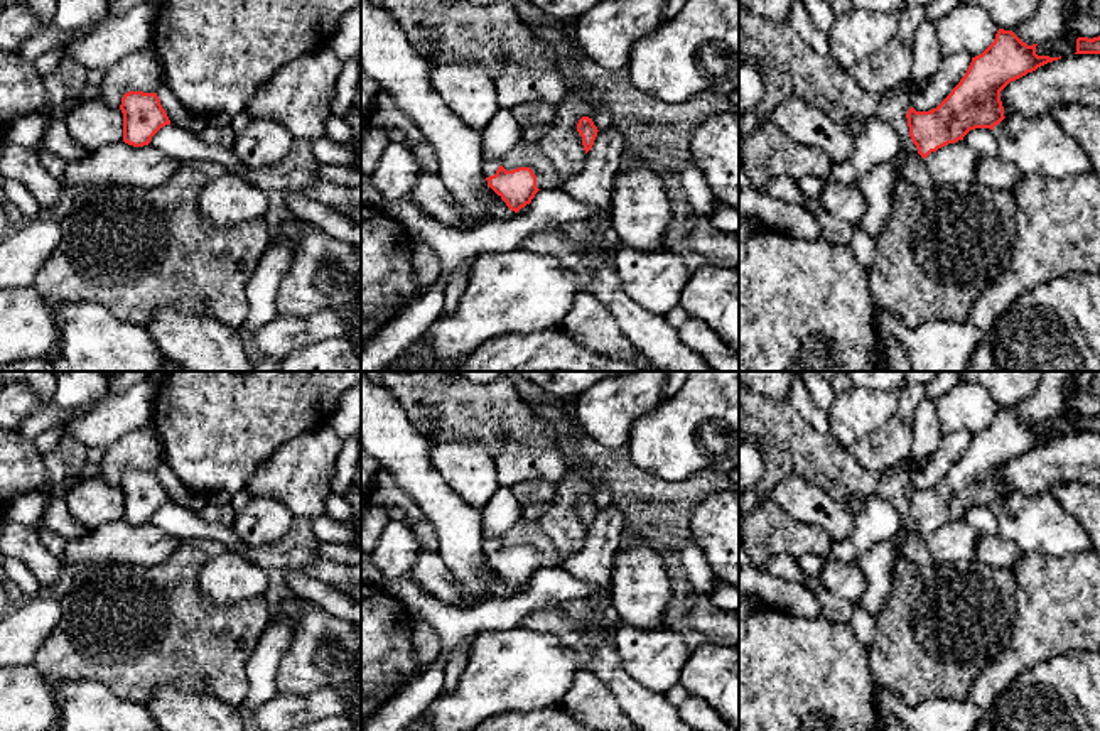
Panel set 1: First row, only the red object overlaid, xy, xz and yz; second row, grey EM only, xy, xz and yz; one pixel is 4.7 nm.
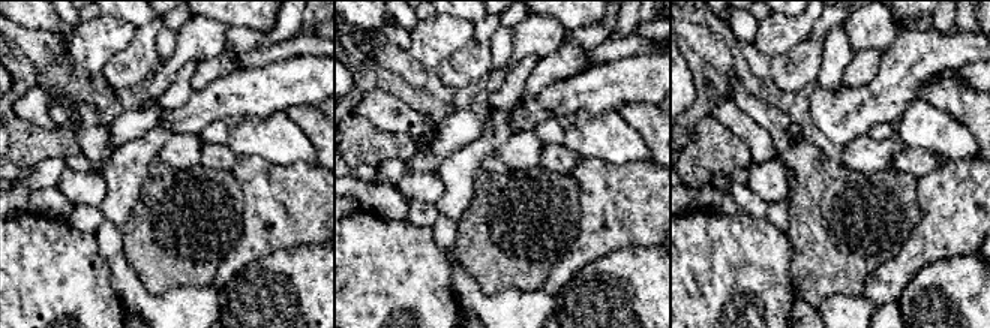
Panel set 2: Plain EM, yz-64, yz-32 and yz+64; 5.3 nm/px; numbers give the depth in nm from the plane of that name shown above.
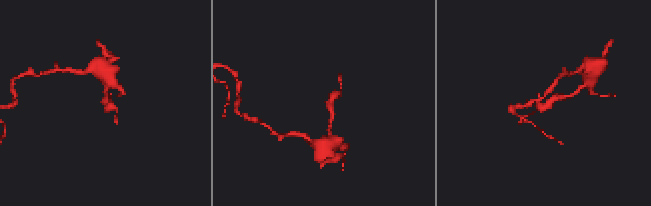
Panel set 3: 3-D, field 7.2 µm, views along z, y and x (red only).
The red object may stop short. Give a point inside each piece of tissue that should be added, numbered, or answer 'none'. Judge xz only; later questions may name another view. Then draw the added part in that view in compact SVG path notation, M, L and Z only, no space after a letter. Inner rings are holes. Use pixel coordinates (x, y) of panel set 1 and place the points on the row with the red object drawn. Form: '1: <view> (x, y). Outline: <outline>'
1: xz (490, 166). Outline: M484 157L484 162L483 162L484 176L486 177L494 176L499 165L501 165L499 160Z

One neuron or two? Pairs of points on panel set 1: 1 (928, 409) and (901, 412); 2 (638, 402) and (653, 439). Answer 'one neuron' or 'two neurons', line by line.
1: two neurons
2: two neurons

